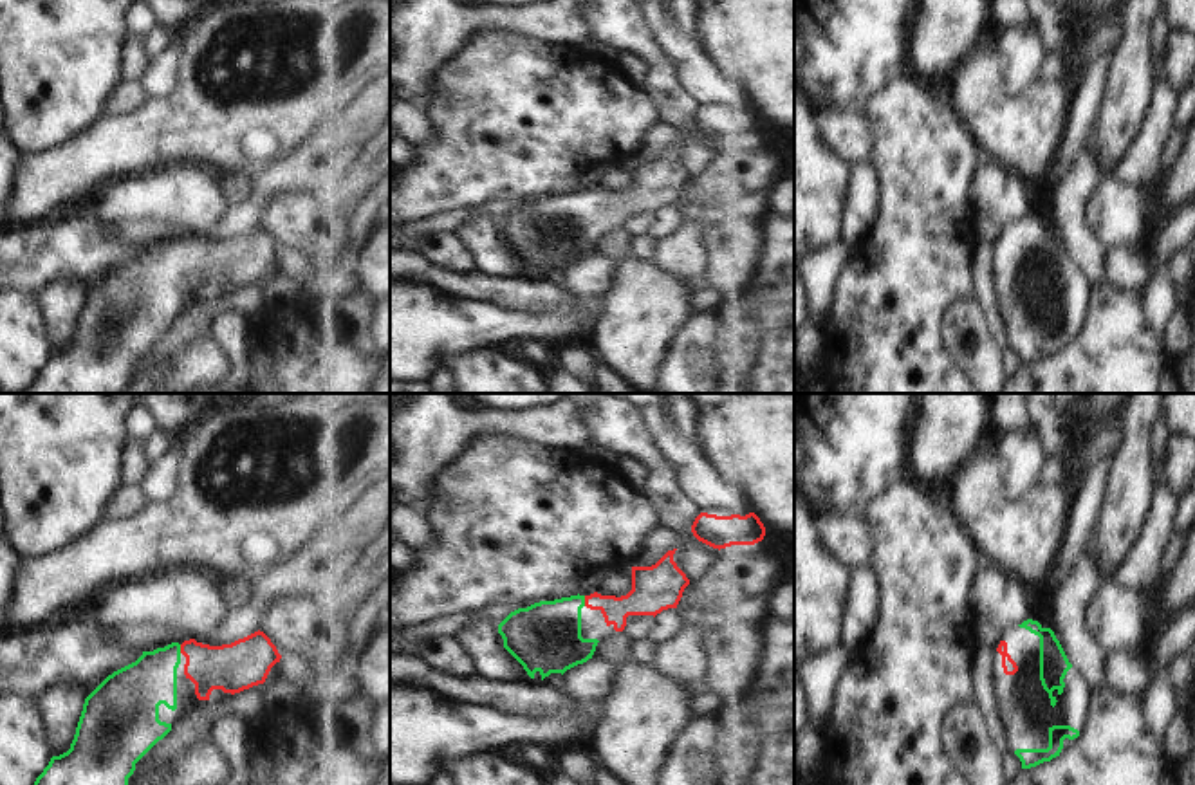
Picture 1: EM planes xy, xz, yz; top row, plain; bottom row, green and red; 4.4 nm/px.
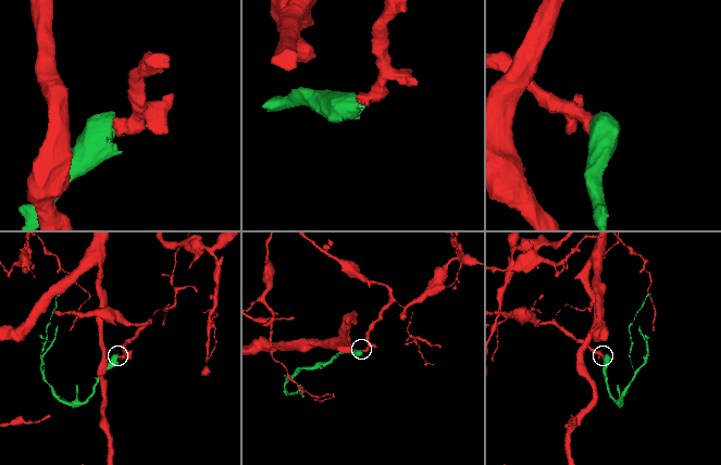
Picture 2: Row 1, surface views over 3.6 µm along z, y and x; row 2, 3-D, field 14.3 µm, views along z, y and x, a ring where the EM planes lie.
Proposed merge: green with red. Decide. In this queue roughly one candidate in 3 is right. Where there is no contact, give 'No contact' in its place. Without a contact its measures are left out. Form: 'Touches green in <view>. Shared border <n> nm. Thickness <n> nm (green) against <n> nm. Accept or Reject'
Touches green in xz. Shared border 50 nm. Thickness 320 nm (green) against 130 nm. Accept

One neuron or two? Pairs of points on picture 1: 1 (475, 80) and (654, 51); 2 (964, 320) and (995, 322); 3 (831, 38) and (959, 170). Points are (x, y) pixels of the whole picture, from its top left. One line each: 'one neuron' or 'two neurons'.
1: two neurons
2: two neurons
3: two neurons

